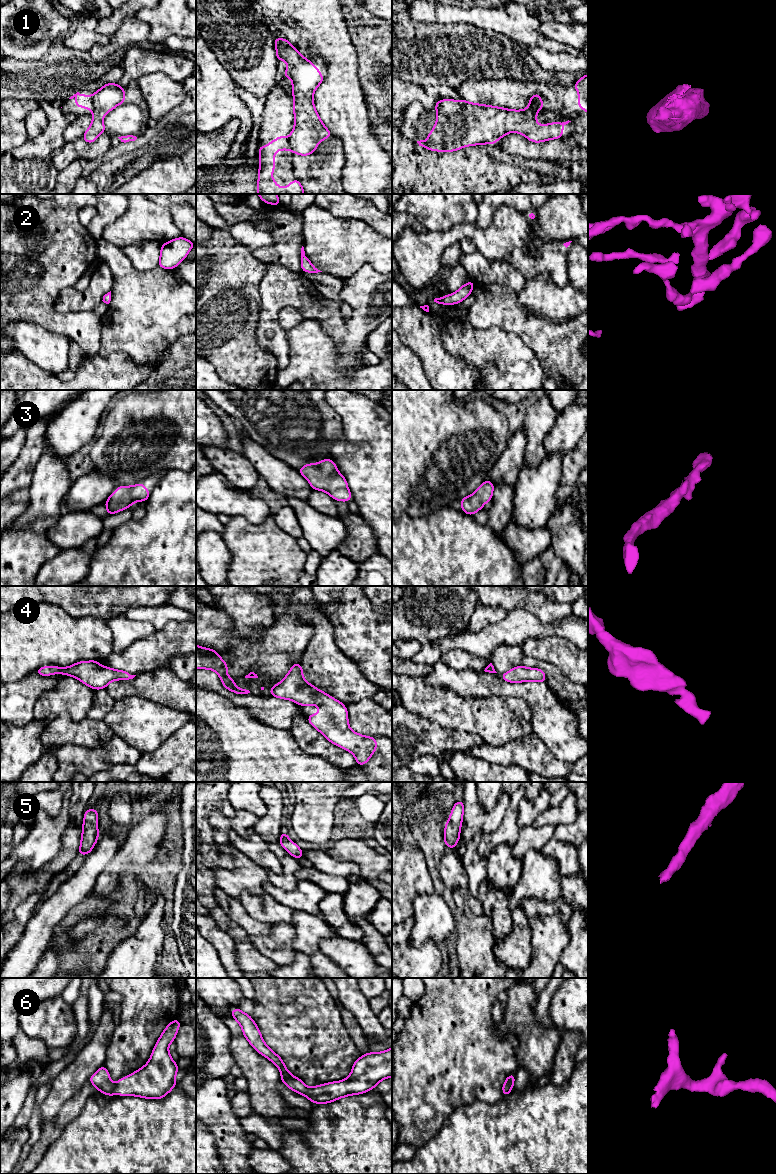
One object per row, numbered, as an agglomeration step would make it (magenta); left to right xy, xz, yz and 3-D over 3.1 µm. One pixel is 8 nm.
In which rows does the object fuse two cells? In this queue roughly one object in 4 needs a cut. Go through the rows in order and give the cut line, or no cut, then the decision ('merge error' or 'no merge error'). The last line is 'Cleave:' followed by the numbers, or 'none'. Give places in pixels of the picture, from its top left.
1: cut xy (92, 96), (93, 108); merge error
2: cut none; no merge error
3: cut none; no merge error
4: cut none; no merge error
5: cut none; no merge error
6: cut none; no merge error
Cleave: 1

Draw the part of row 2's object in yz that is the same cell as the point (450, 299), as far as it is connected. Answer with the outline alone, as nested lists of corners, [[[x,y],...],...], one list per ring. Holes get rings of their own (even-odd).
[[[471,280],[460,287],[455,293],[446,295],[444,297],[435,298],[434,302],[443,305],[458,304],[472,293],[474,284],[475,282]]]

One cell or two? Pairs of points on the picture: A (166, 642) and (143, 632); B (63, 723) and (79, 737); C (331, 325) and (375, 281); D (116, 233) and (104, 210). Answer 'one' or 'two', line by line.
A: two
B: one
C: one
D: two

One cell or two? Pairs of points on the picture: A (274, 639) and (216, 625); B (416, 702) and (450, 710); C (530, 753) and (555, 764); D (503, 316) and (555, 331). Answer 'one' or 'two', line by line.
A: one
B: one
C: one
D: one

